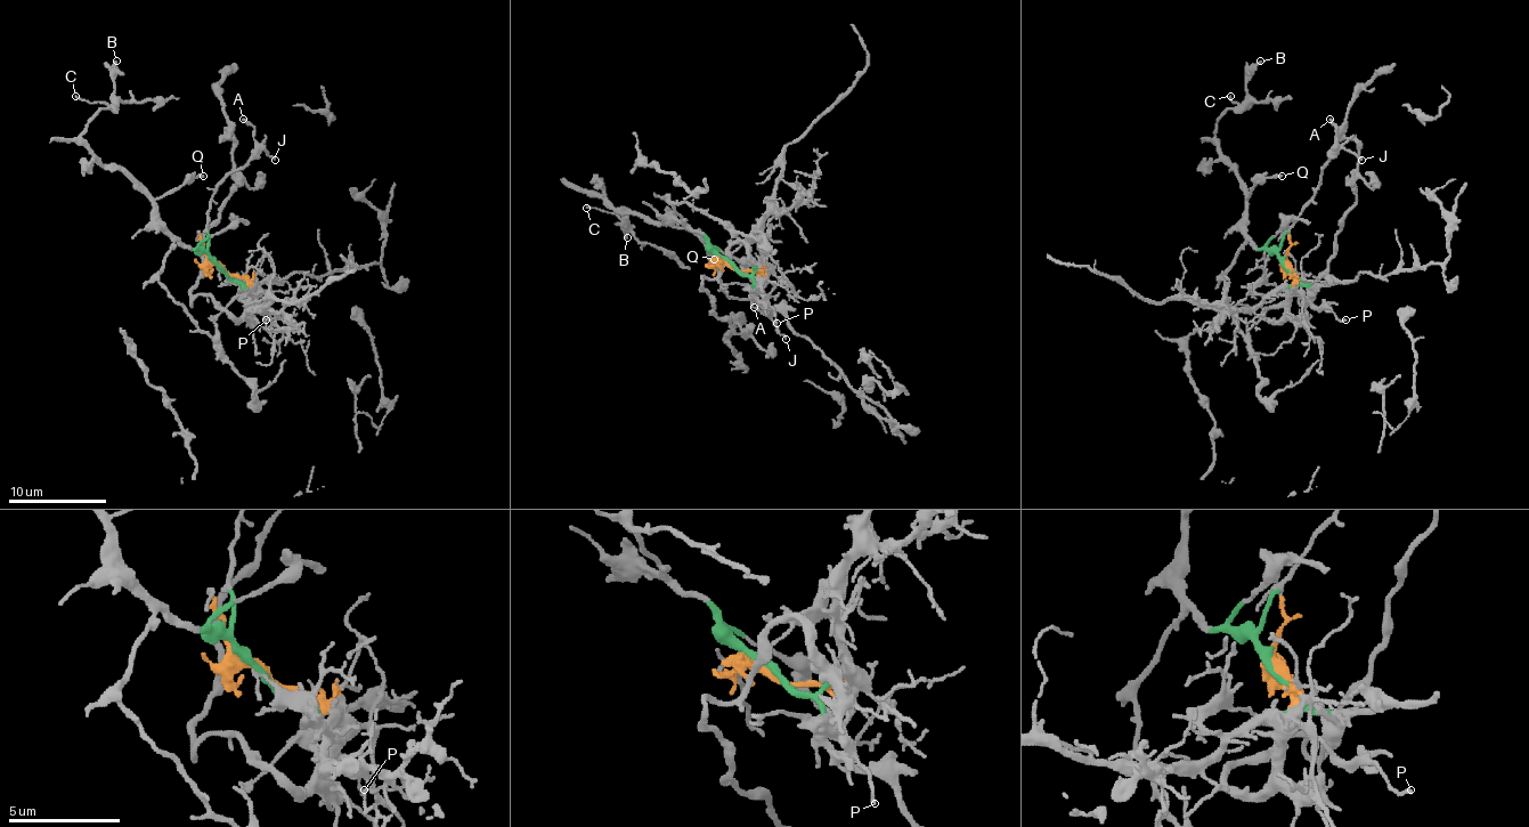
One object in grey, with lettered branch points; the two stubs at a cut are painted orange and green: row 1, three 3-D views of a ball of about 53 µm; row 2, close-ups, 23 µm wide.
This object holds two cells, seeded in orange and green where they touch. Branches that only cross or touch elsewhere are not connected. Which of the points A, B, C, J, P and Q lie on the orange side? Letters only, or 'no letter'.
P

